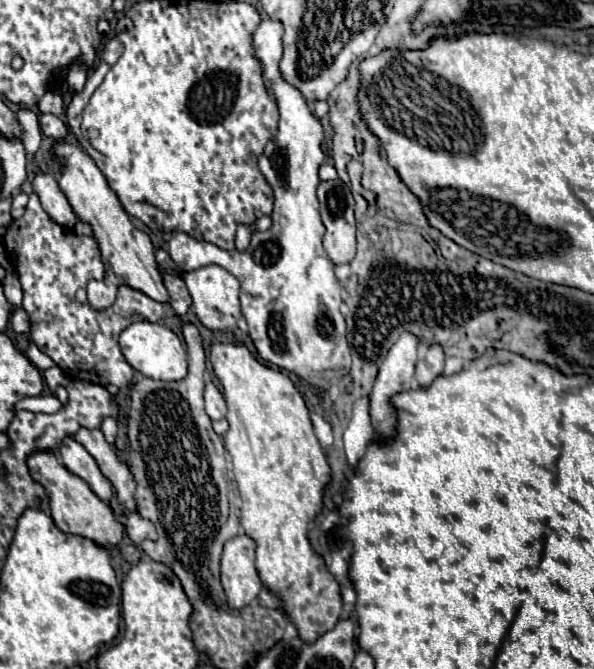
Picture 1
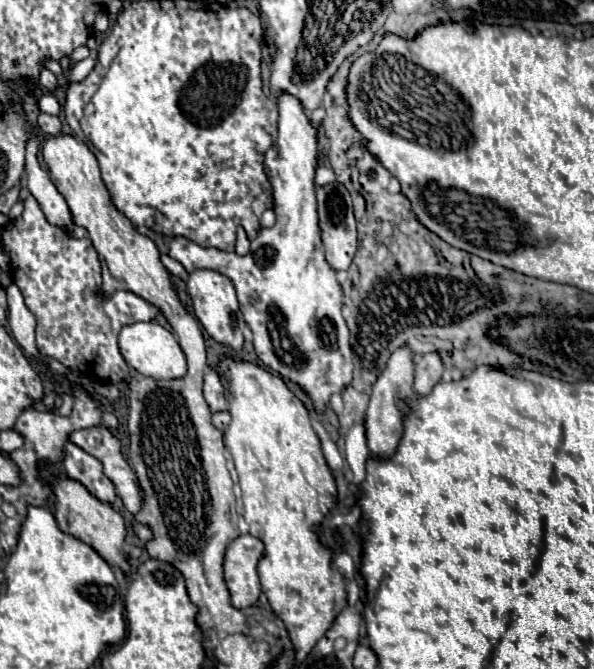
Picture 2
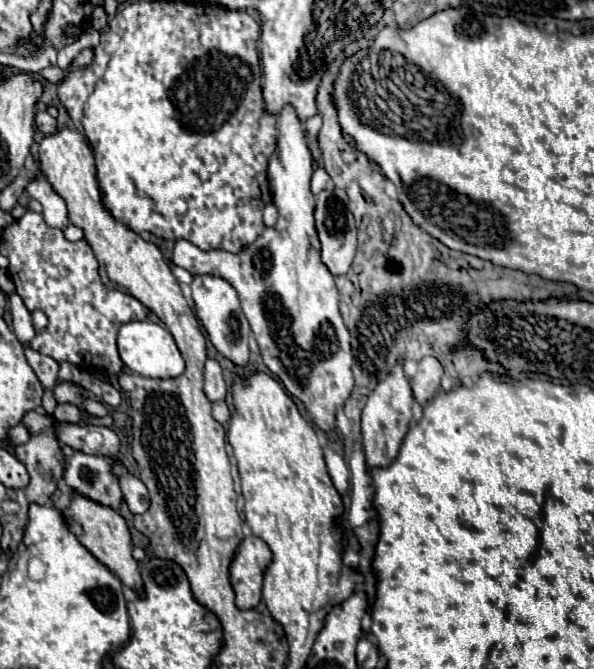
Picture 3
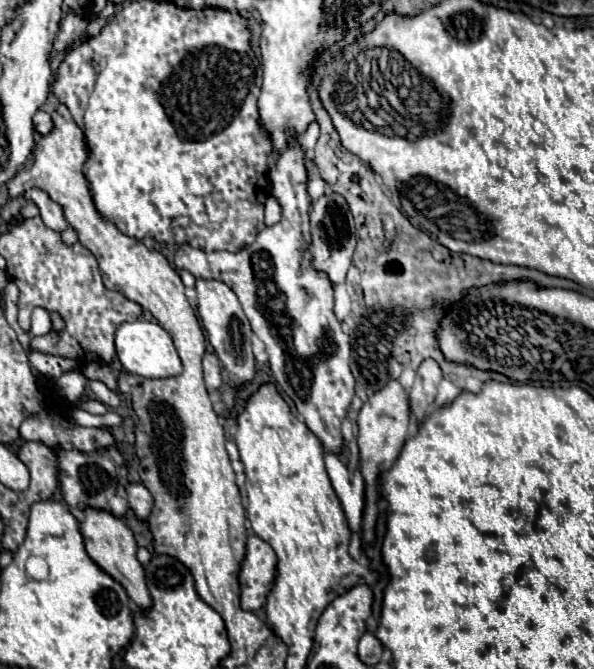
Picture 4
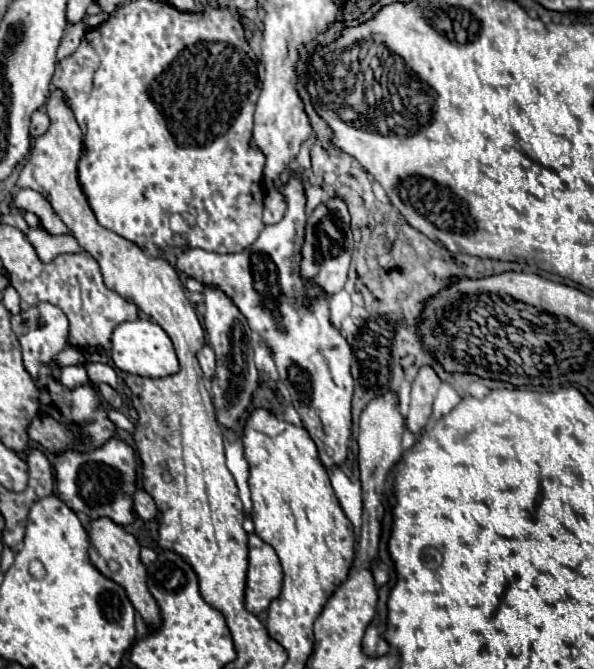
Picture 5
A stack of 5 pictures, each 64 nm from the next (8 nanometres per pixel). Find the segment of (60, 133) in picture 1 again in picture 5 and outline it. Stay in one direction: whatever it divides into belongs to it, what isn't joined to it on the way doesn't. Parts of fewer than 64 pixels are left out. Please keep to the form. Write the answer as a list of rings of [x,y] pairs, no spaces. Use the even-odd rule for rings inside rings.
[[[36,110],[34,114],[32,114],[32,124],[30,124],[30,136],[32,138],[38,138],[38,136],[42,136],[46,130],[48,130],[48,126],[50,126],[50,120],[48,120],[48,116],[44,114],[44,112],[40,112],[40,110]]]

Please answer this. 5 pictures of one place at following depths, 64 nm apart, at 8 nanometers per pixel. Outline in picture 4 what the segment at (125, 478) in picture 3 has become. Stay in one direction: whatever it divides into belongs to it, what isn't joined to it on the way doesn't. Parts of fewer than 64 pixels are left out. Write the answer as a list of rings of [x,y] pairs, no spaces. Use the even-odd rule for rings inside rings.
[[[128,484],[128,502],[138,518],[148,518],[154,506],[150,492],[142,484]]]

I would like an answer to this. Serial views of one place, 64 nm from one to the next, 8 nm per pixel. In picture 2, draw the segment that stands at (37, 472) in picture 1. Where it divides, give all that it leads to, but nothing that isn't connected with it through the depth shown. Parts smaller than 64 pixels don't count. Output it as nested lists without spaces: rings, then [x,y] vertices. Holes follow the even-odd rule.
[[[62,474],[54,476],[52,488],[54,488],[54,494],[56,494],[54,514],[56,514],[60,530],[64,530],[64,532],[76,536],[78,540],[86,542],[88,546],[92,546],[110,566],[116,566],[124,574],[130,574],[130,562],[128,562],[128,554],[124,550],[124,542],[126,542],[124,518],[110,504],[96,500],[82,484],[68,480]]]

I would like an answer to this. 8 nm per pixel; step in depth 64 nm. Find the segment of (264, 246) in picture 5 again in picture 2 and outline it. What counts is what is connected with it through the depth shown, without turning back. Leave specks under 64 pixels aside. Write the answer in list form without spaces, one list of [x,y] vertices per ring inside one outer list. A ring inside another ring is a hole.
[[[280,96],[280,98],[278,98],[278,113],[278,140],[276,140],[276,144],[272,146],[272,150],[266,152],[266,160],[264,160],[264,166],[266,166],[264,170],[266,170],[266,176],[268,176],[268,180],[270,180],[270,184],[272,184],[276,224],[274,224],[272,228],[264,228],[262,232],[258,232],[258,236],[252,240],[252,248],[250,248],[250,252],[248,252],[246,256],[238,256],[236,252],[224,252],[224,250],[218,250],[218,248],[202,248],[202,246],[198,246],[196,242],[186,240],[186,238],[182,238],[182,236],[176,236],[176,238],[172,240],[170,252],[168,252],[168,254],[170,254],[170,258],[178,260],[178,262],[186,268],[186,272],[194,272],[194,270],[206,268],[206,270],[220,272],[220,274],[224,274],[224,276],[228,276],[228,278],[232,280],[232,284],[234,284],[234,288],[236,288],[236,292],[238,292],[240,310],[242,310],[242,314],[244,314],[244,318],[246,318],[246,324],[250,326],[250,330],[252,330],[252,334],[254,334],[254,350],[256,350],[258,358],[262,360],[262,364],[264,364],[266,368],[278,372],[278,374],[282,376],[282,380],[296,384],[296,386],[312,400],[314,410],[322,414],[322,412],[326,412],[332,394],[342,392],[342,390],[352,382],[352,348],[350,348],[350,332],[348,332],[348,326],[346,326],[346,322],[344,322],[344,318],[342,318],[342,312],[340,312],[340,308],[342,308],[342,288],[340,288],[338,282],[336,282],[336,272],[334,272],[334,270],[328,266],[328,262],[324,260],[324,246],[322,246],[322,240],[320,240],[318,214],[316,214],[316,194],[314,194],[314,172],[316,172],[316,164],[318,164],[318,160],[316,160],[316,158],[318,158],[316,128],[308,122],[304,110],[300,108],[300,102],[298,102],[294,96]]]

